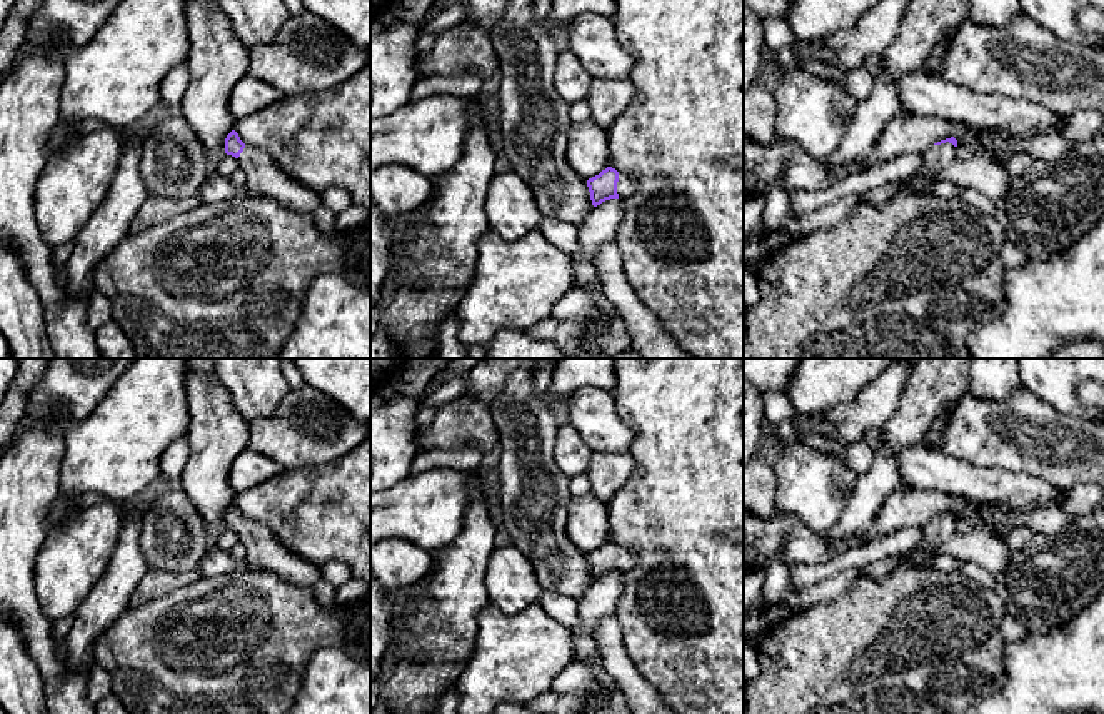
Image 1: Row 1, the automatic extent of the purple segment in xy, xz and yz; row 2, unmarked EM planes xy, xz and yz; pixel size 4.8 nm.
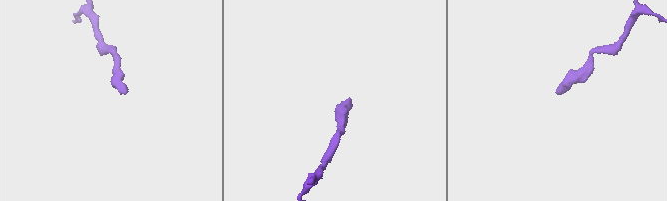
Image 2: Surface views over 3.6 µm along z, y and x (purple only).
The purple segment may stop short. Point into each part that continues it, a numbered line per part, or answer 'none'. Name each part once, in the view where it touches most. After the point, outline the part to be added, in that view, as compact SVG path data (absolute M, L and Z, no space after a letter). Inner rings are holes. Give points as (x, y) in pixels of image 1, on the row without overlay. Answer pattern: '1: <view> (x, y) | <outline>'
1: xz (627, 558) | M619 546L617 567L619 571L632 569L637 562L637 554L629 546Z

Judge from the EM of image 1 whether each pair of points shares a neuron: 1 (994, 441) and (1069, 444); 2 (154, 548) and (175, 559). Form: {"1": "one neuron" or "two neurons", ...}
{"1": "one neuron", "2": "one neuron"}

